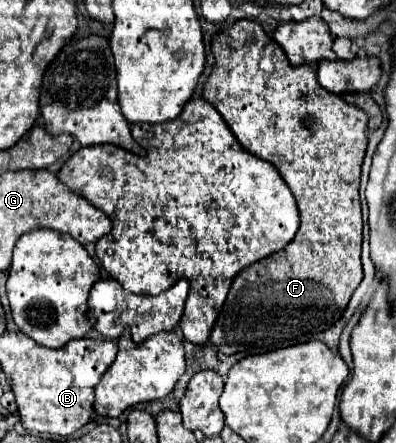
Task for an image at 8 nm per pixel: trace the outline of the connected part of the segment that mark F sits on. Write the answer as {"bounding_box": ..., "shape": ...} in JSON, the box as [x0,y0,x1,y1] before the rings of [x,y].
{"bounding_box":[203,19,365,357],"shape":[[[241,19],[223,29],[215,35],[211,49],[215,67],[203,87],[203,99],[223,115],[225,123],[245,151],[273,163],[279,169],[297,199],[300,214],[299,231],[293,243],[279,253],[253,263],[233,279],[223,309],[211,329],[209,345],[213,349],[223,355],[241,353],[241,357],[245,357],[251,353],[265,353],[277,347],[303,343],[329,329],[343,315],[353,291],[361,283],[363,221],[359,177],[365,157],[365,111],[345,103],[339,95],[323,91],[317,83],[317,71],[313,65],[291,67],[283,49],[255,21]]]}

